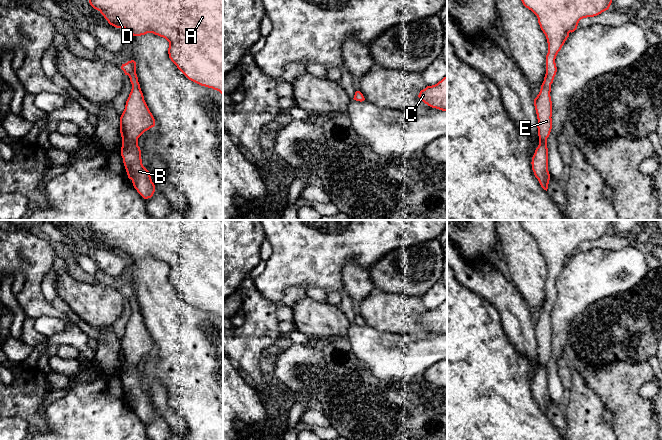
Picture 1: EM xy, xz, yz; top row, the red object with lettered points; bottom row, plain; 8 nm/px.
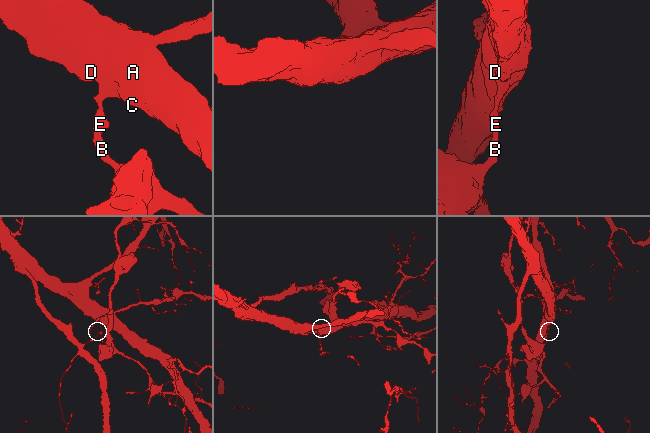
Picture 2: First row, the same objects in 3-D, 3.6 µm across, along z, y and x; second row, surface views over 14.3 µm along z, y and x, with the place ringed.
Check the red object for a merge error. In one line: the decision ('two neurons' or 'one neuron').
two neurons

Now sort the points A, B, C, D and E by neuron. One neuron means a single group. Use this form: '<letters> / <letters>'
A C D / B E

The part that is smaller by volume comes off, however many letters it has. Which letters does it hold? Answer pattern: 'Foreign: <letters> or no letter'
Foreign: B, E

